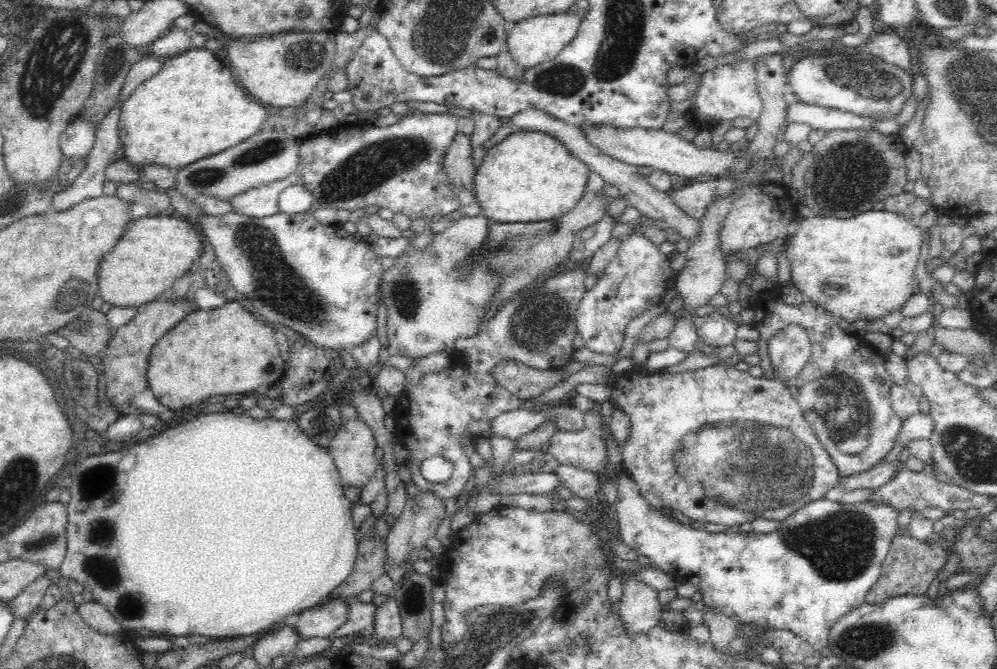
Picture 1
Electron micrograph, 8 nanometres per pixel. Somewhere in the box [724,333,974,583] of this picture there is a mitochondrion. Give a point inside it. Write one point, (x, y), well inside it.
(841, 406)

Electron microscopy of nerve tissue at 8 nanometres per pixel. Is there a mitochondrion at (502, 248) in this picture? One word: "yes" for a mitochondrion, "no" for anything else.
yes

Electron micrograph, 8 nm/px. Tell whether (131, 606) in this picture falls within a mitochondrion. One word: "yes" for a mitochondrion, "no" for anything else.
yes

